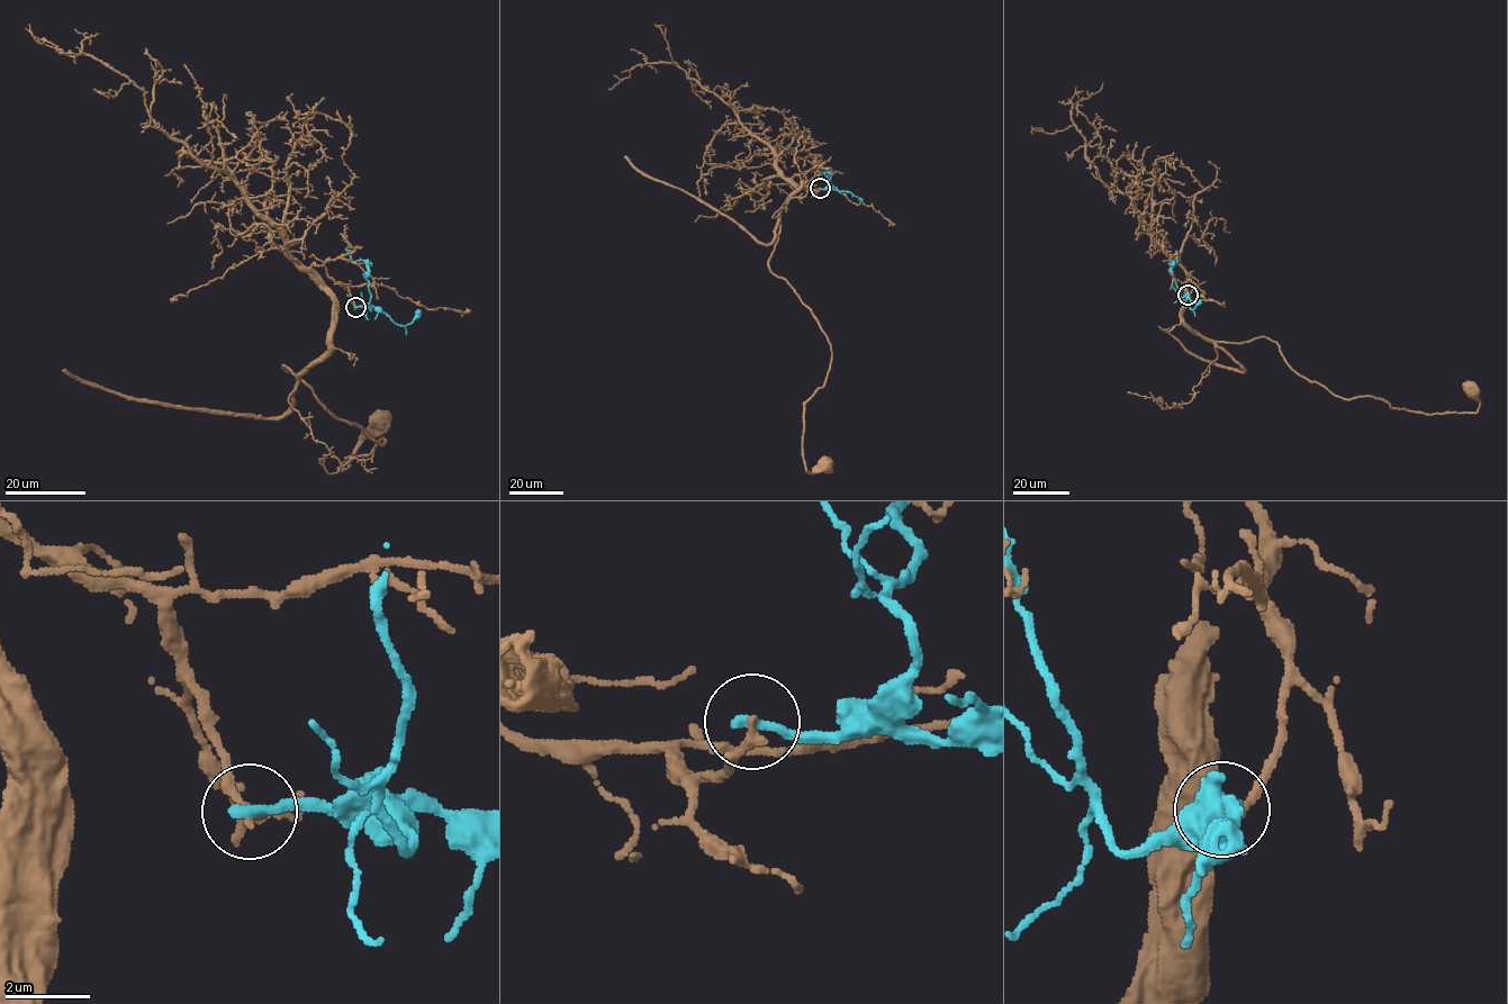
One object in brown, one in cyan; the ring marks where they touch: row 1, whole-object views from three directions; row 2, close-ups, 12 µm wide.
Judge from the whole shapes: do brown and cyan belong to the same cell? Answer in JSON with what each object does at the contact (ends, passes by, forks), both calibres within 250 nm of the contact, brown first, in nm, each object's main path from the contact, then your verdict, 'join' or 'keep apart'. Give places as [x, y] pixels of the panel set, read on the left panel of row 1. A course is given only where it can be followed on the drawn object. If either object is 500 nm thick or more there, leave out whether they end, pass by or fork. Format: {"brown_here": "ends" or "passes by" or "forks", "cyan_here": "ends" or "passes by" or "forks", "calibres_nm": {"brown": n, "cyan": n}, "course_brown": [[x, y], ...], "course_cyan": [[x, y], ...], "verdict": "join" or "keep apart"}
{"brown_here": "ends", "cyan_here": "ends", "calibres_nm": {"brown": 240, "cyan": 260}, "course_brown": [[355, 307], [314, 263], [333, 302], [330, 347], [299, 376], [285, 368], [385, 440], [346, 462], [386, 423]], "course_cyan": [[355, 307], [370, 310], [369, 281], [367, 263], [351, 259], [346, 249], [350, 244]], "verdict": "keep apart"}

